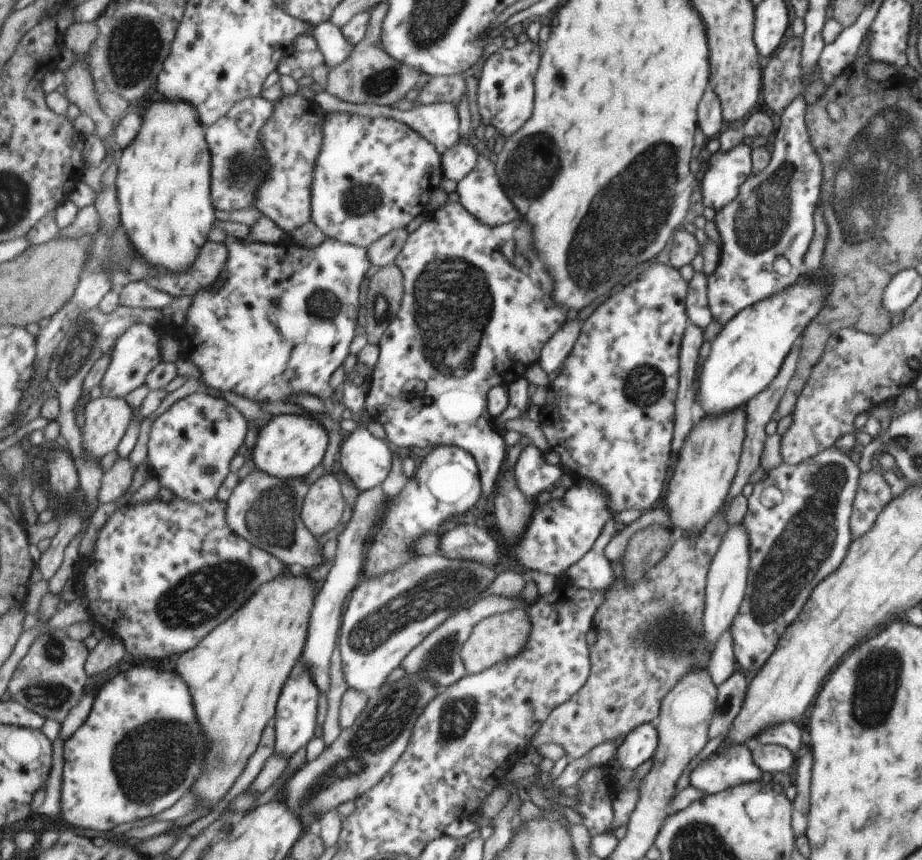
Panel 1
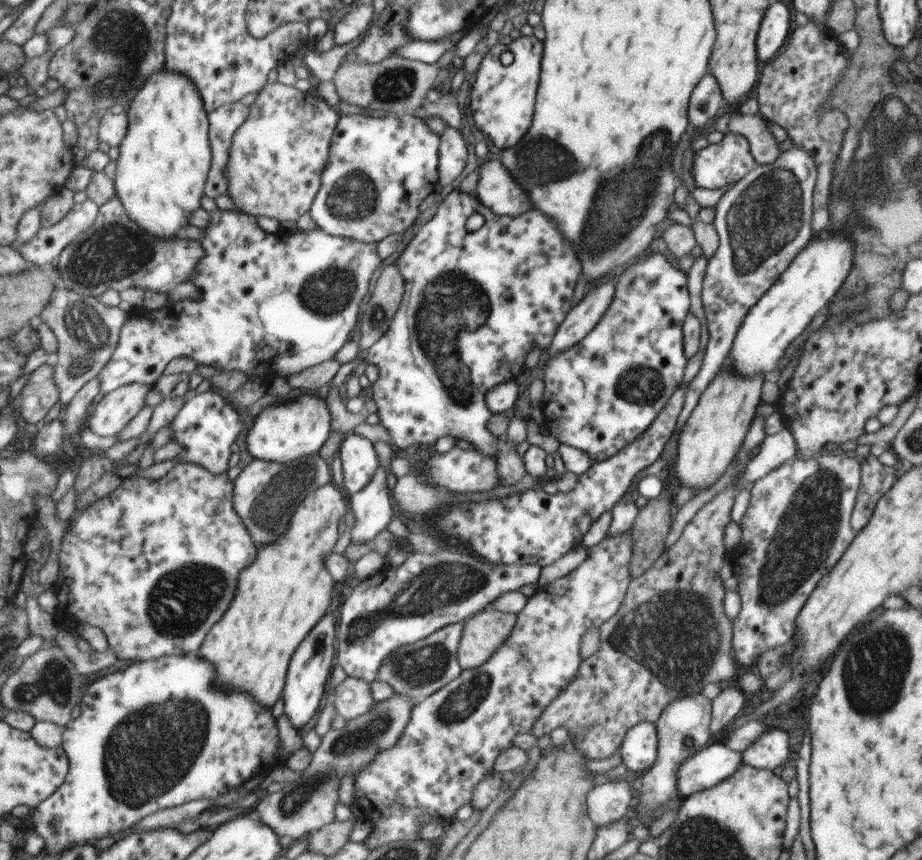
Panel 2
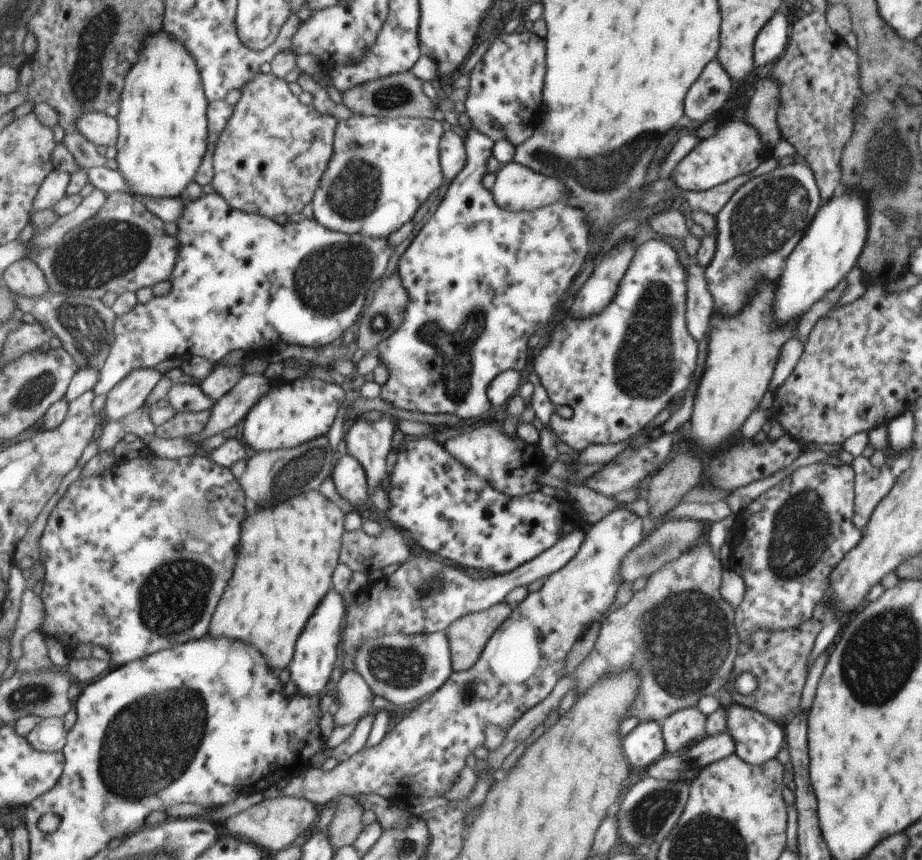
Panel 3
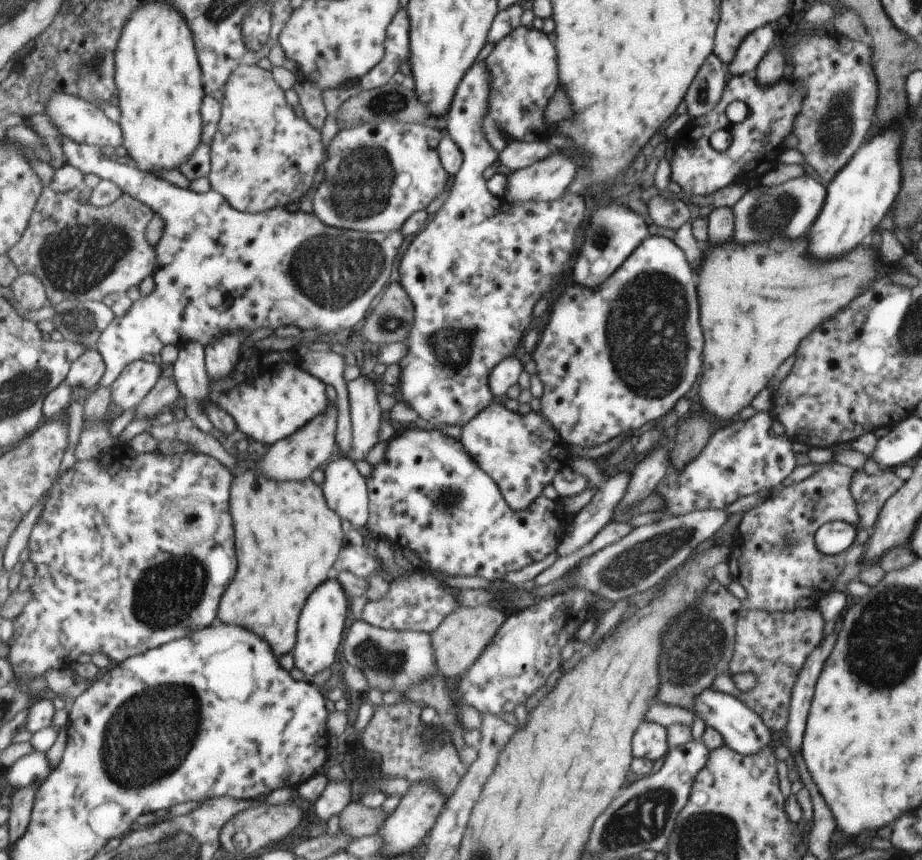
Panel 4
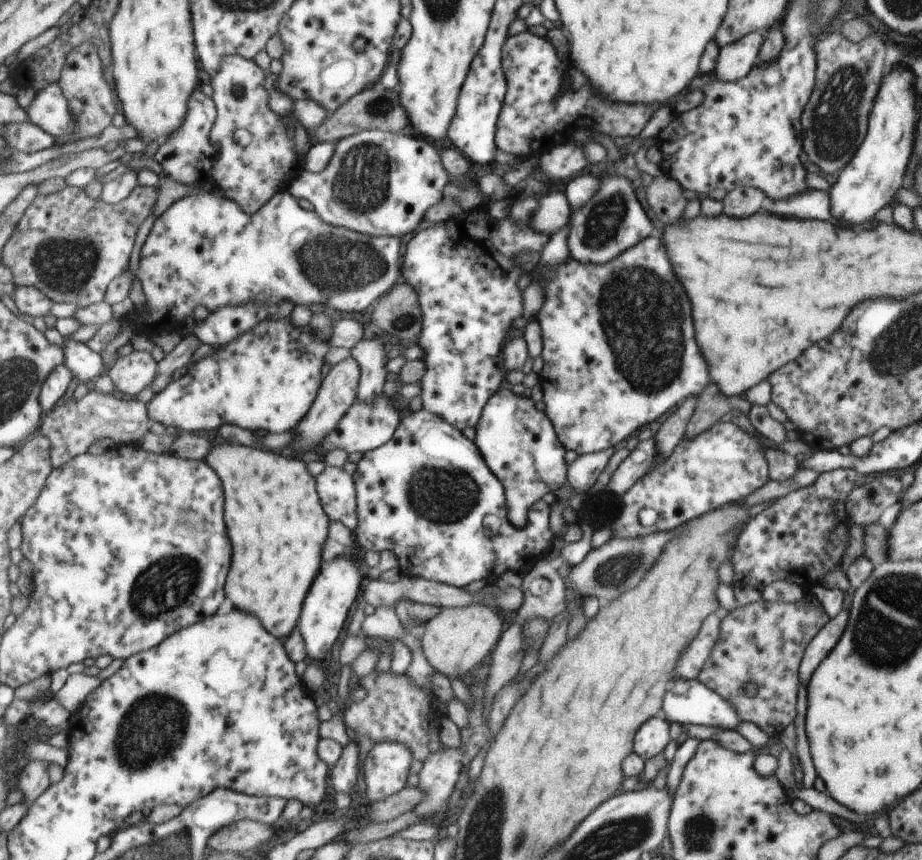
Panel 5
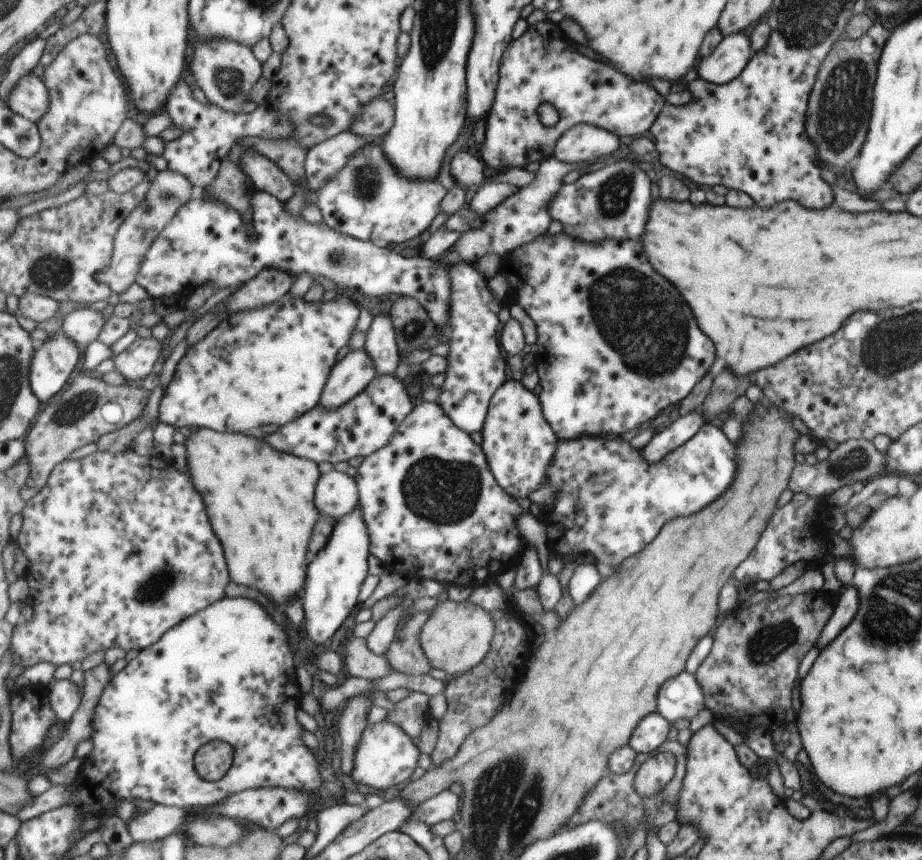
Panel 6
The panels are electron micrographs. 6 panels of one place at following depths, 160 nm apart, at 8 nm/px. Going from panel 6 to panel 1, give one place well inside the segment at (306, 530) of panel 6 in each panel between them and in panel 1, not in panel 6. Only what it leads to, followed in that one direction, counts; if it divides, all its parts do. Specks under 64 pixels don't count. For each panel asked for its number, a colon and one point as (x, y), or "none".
1: (237, 673)
2: (281, 599)
3: (290, 553)
4: (288, 537)
5: (277, 523)

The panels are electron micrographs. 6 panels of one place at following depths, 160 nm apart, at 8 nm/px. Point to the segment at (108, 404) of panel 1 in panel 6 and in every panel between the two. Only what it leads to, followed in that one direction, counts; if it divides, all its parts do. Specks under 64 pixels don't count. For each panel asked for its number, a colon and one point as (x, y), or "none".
2: (118, 408)
3: (131, 393)
4: (136, 381)
5: (133, 372)
6: (136, 362)

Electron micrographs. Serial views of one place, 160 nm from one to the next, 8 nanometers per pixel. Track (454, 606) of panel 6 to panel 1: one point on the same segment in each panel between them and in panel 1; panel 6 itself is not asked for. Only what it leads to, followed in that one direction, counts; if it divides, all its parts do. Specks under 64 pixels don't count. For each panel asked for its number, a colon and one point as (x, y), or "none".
1: (495, 638)
2: (481, 635)
3: (467, 636)
4: (459, 640)
5: (455, 640)

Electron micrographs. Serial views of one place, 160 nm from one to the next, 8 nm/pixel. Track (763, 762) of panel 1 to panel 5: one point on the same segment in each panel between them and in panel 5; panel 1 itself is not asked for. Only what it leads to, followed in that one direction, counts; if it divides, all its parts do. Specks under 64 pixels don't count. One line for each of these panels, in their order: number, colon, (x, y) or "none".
2: (770, 749)
3: (757, 738)
4: (728, 721)
5: (688, 701)

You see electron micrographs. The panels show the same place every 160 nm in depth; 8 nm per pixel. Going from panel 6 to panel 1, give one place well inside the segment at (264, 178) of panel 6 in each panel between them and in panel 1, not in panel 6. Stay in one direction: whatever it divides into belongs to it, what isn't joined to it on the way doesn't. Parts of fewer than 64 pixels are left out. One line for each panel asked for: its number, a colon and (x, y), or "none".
1: (372, 176)
2: (381, 166)
3: (382, 169)
4: (377, 174)
5: (380, 183)

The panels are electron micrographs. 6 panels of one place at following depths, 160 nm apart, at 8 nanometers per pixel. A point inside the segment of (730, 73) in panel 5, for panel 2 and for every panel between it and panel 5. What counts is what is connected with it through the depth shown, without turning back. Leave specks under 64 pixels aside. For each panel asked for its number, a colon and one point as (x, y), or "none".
2: (774, 25)
3: (771, 39)
4: (756, 44)

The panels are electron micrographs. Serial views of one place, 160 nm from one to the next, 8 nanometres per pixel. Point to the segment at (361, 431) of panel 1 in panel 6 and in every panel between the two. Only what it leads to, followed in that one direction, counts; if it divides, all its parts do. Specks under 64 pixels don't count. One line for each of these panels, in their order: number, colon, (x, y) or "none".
2: (360, 462)
3: (350, 478)
4: (346, 489)
5: (338, 492)
6: (338, 496)

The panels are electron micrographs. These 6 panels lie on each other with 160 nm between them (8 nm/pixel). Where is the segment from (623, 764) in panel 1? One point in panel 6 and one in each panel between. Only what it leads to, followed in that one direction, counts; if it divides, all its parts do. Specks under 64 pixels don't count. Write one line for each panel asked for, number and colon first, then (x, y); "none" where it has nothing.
2: (638, 750)
3: (643, 745)
4: (649, 742)
5: (650, 739)
6: (651, 732)

